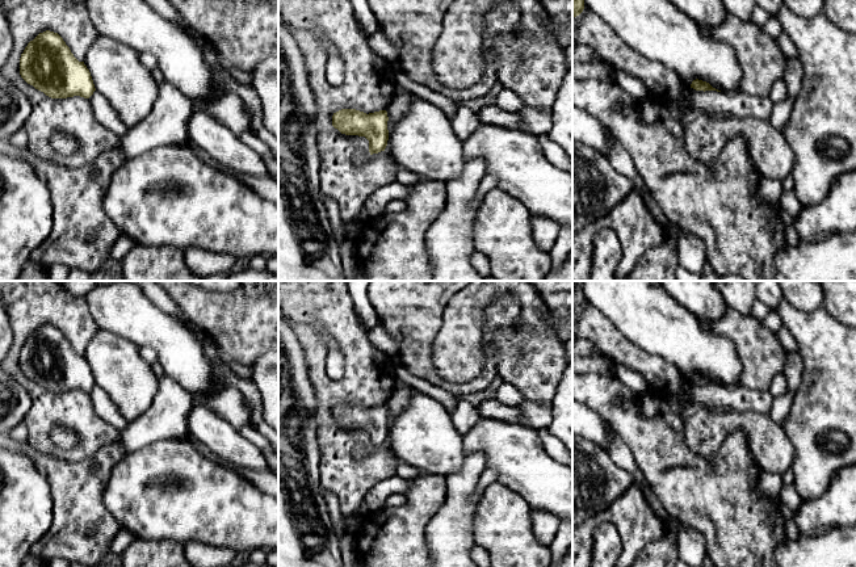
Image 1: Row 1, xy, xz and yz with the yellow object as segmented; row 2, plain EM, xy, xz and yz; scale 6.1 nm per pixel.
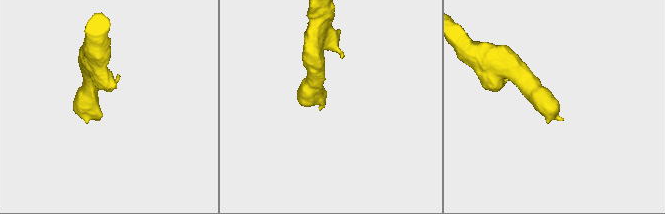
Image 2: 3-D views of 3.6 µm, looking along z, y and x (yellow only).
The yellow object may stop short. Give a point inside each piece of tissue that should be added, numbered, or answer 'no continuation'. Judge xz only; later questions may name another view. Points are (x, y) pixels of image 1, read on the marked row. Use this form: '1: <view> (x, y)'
1: xz (361, 156)

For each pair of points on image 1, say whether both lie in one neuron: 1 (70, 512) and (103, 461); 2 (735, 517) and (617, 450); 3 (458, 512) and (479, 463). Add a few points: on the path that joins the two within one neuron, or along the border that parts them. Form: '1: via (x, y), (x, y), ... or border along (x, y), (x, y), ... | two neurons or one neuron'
1: via (78, 499), (78, 488), (92, 474) | one neuron
2: border along (617, 435), (629, 449), (636, 465), (651, 487) | two neurons
3: via (458, 500), (461, 484), (468, 475) | one neuron

